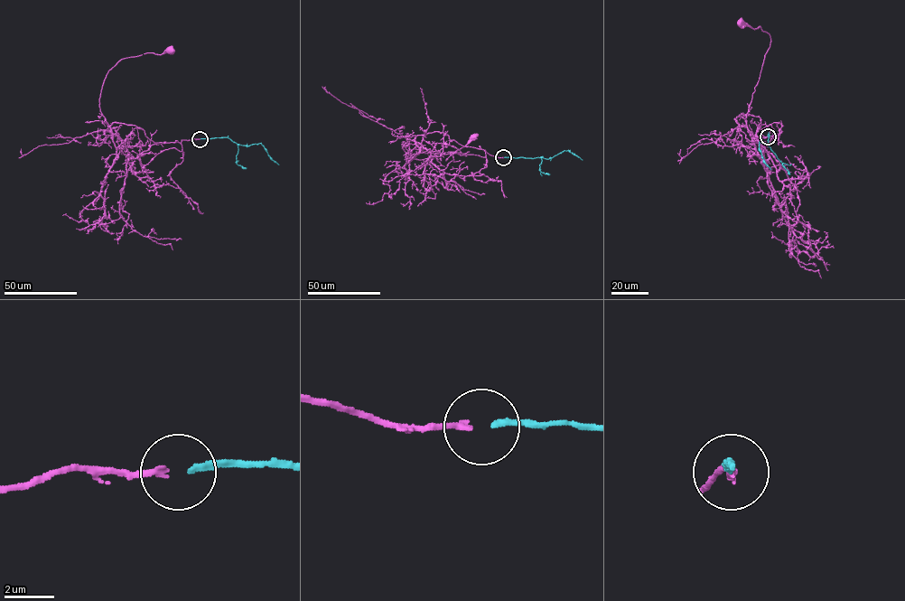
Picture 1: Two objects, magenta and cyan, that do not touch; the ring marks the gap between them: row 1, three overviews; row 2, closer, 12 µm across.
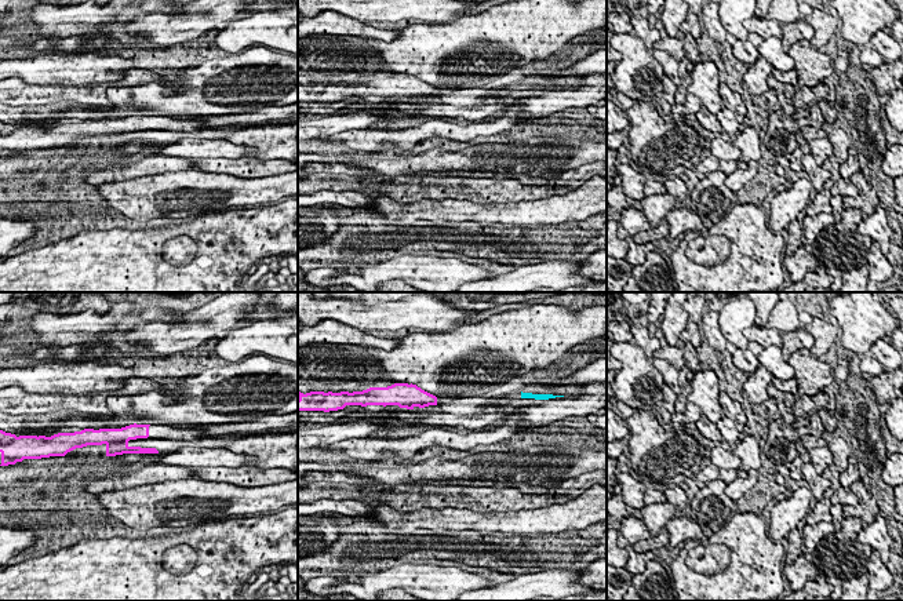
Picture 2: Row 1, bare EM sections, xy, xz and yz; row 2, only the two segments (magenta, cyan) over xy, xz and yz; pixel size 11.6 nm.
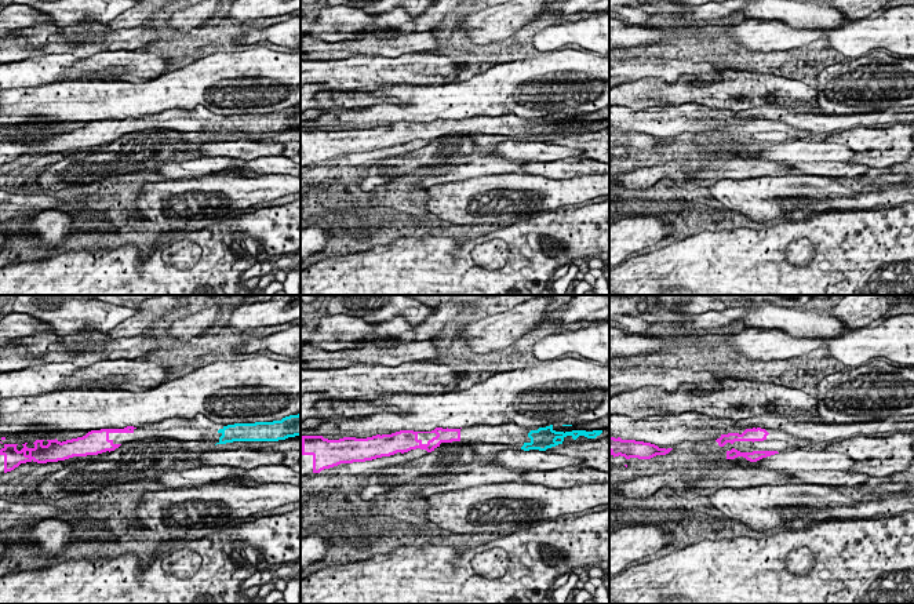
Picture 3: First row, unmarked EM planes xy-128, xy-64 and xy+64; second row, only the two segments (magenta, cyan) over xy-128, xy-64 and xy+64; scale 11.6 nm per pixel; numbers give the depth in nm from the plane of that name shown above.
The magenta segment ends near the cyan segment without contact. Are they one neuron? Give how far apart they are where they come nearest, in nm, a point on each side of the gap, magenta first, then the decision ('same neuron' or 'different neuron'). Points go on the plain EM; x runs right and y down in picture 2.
1000 nm | xz (436, 88), (521, 88) | same neuron

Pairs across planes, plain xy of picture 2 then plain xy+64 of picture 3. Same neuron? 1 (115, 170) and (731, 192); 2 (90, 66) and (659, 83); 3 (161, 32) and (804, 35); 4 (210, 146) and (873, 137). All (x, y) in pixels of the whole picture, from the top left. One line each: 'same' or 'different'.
1: different
2: different
3: same
4: different

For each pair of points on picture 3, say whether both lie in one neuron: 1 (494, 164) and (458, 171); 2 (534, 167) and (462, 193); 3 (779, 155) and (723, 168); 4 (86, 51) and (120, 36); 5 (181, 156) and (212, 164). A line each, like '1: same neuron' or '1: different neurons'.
1: same neuron
2: different neurons
3: different neurons
4: same neuron
5: different neurons

